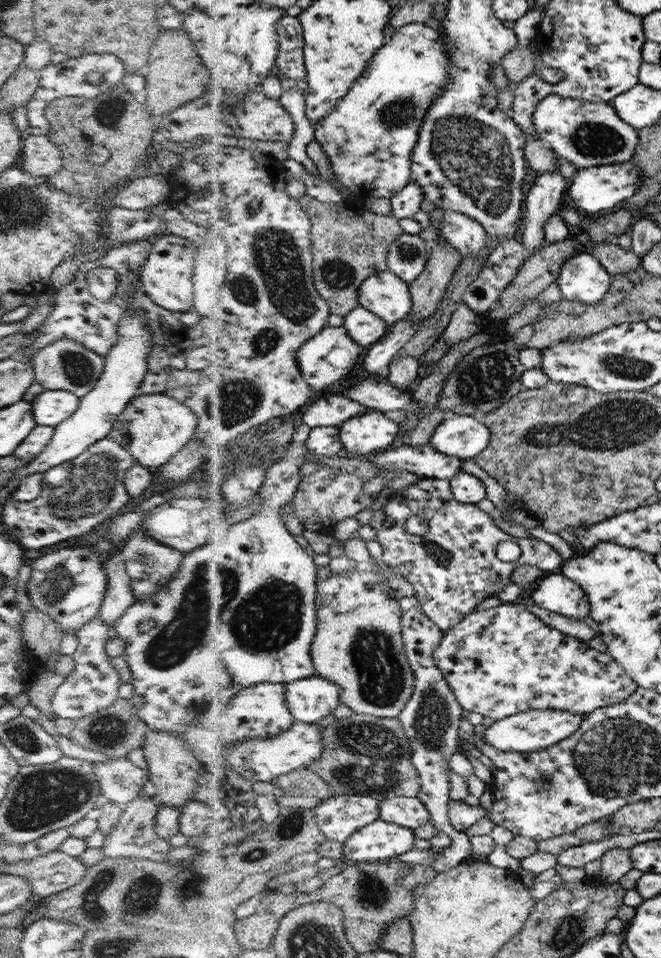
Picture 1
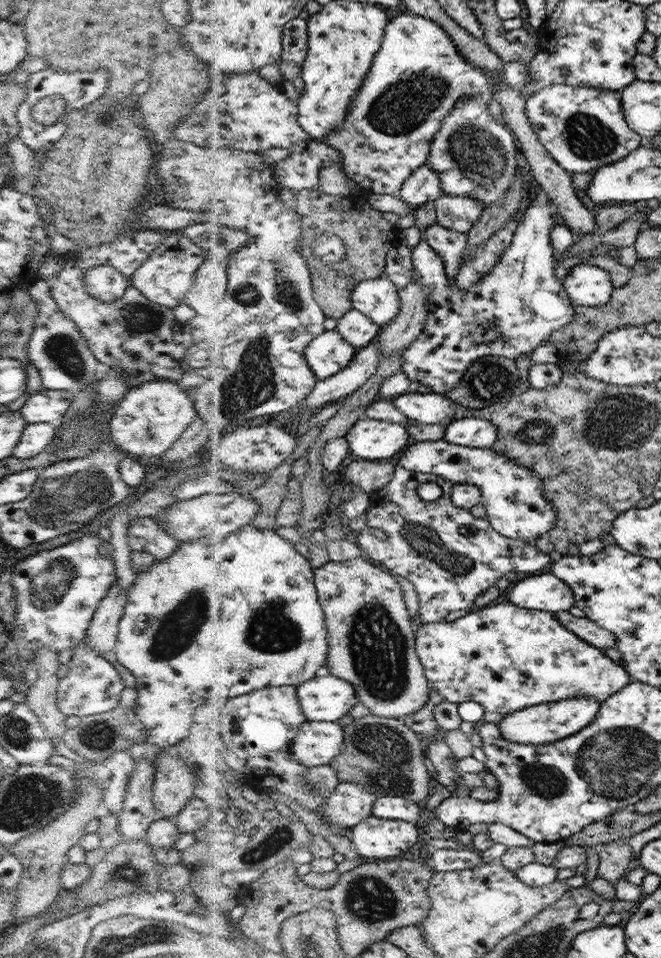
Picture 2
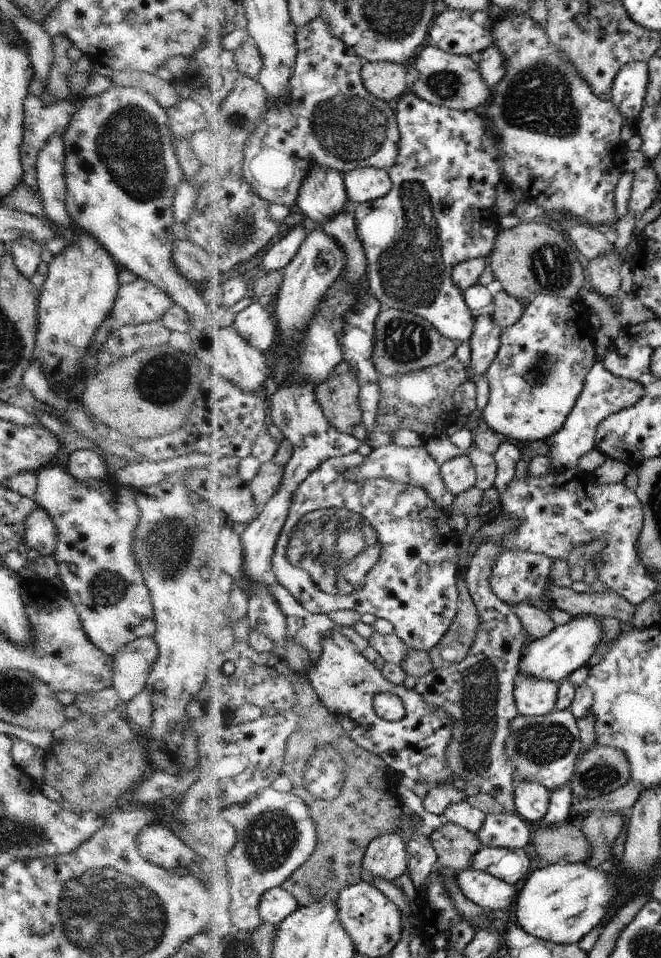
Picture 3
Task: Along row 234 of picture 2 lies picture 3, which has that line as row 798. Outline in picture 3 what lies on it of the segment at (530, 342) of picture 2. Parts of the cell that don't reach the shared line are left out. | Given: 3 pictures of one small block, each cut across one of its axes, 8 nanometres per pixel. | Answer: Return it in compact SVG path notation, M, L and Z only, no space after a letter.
M536 780L520 782L513 793L515 813L520 814L527 822L539 825L548 813L551 797L549 790Z

